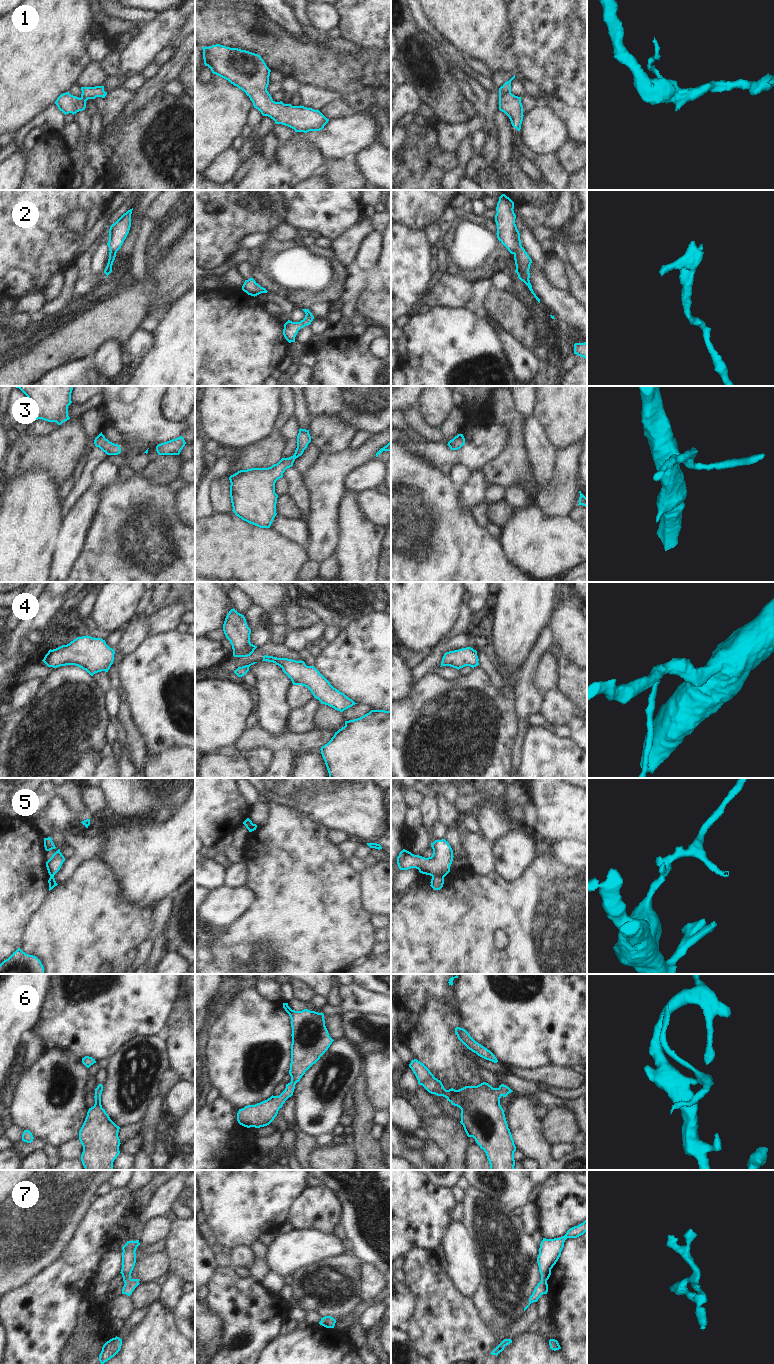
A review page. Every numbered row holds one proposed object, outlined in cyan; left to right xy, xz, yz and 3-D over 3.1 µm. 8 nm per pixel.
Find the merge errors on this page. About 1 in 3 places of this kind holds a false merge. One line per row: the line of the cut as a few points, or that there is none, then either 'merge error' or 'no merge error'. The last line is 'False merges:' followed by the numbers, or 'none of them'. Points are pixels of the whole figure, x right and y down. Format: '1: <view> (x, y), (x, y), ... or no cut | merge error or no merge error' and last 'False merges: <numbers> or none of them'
1: yz (510, 92), (507, 92), (499, 99) | merge error
2: no cut | no merge error
3: no cut | no merge error
4: no cut | no merge error
5: yz (432, 875), (441, 875), (443, 877) | merge error
6: no cut | no merge error
7: no cut | no merge error
False merges: 1, 5

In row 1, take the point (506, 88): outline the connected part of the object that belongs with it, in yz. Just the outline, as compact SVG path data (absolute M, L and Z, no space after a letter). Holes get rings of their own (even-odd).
M515 75L507 82L505 82L500 88L499 88L499 99L505 95L506 93L511 93L511 81L515 78Z

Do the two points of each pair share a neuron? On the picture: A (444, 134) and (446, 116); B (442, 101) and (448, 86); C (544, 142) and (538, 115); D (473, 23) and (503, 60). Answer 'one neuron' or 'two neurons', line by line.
A: two neurons
B: one neuron
C: one neuron
D: one neuron

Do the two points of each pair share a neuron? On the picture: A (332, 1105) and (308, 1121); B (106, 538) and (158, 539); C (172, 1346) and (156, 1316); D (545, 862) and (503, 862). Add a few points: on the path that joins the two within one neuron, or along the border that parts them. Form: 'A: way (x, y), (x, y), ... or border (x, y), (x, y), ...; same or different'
A: way (326, 1105), (314, 1115); same
B: way (119, 538), (145, 539); same
C: way (165, 1339), (158, 1332), (158, 1323); same
D: border (537, 853), (534, 860), (516, 879); different

